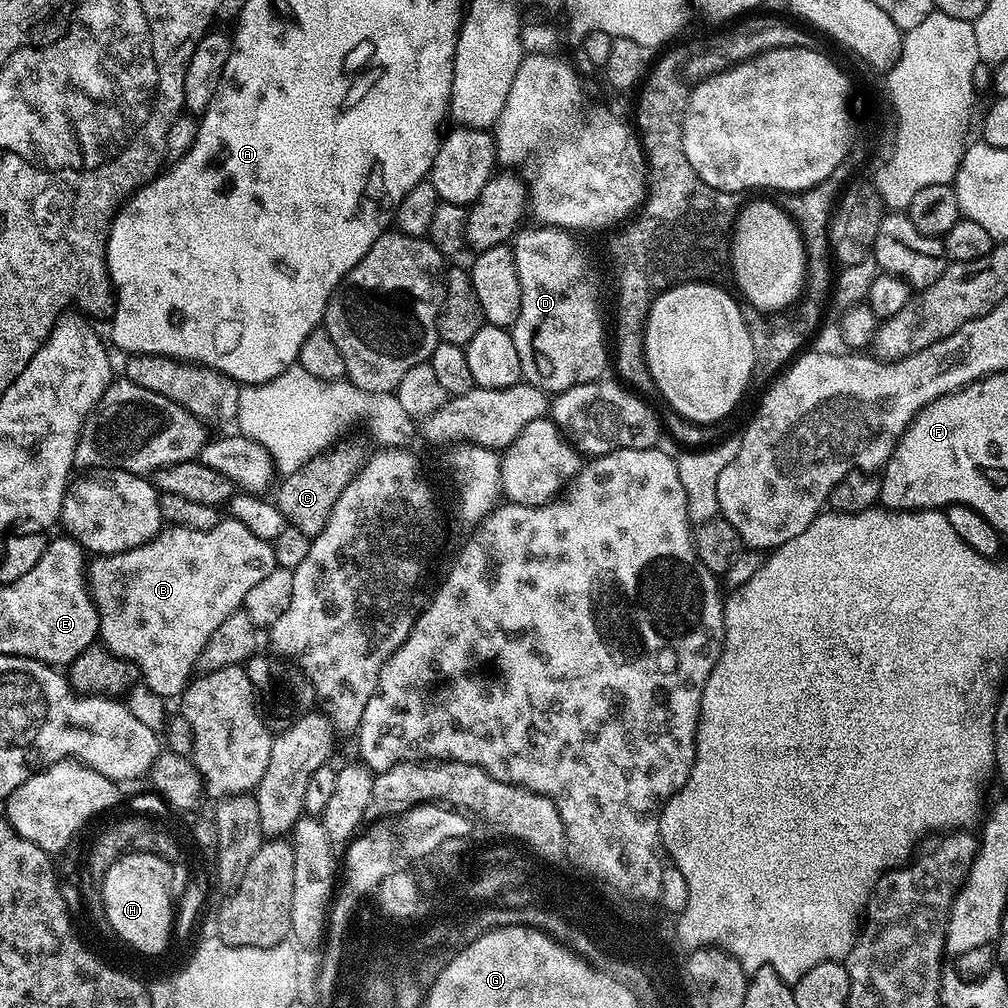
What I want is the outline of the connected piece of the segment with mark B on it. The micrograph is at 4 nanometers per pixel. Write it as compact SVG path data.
M231 518L221 519L214 530L168 526L142 546L111 556L97 555L93 560L86 568L86 583L100 612L98 636L103 647L138 666L147 688L165 698L183 693L193 675L192 667L199 665L202 650L210 642L210 634L230 614L241 611L250 586L258 586L278 566L271 543Z

